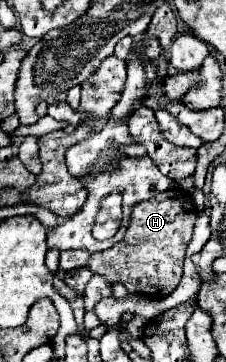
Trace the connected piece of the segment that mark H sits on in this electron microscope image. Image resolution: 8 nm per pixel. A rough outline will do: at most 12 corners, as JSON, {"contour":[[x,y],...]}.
{"contour":[[181,189],[133,207],[85,267],[153,299],[181,281],[197,211]]}

